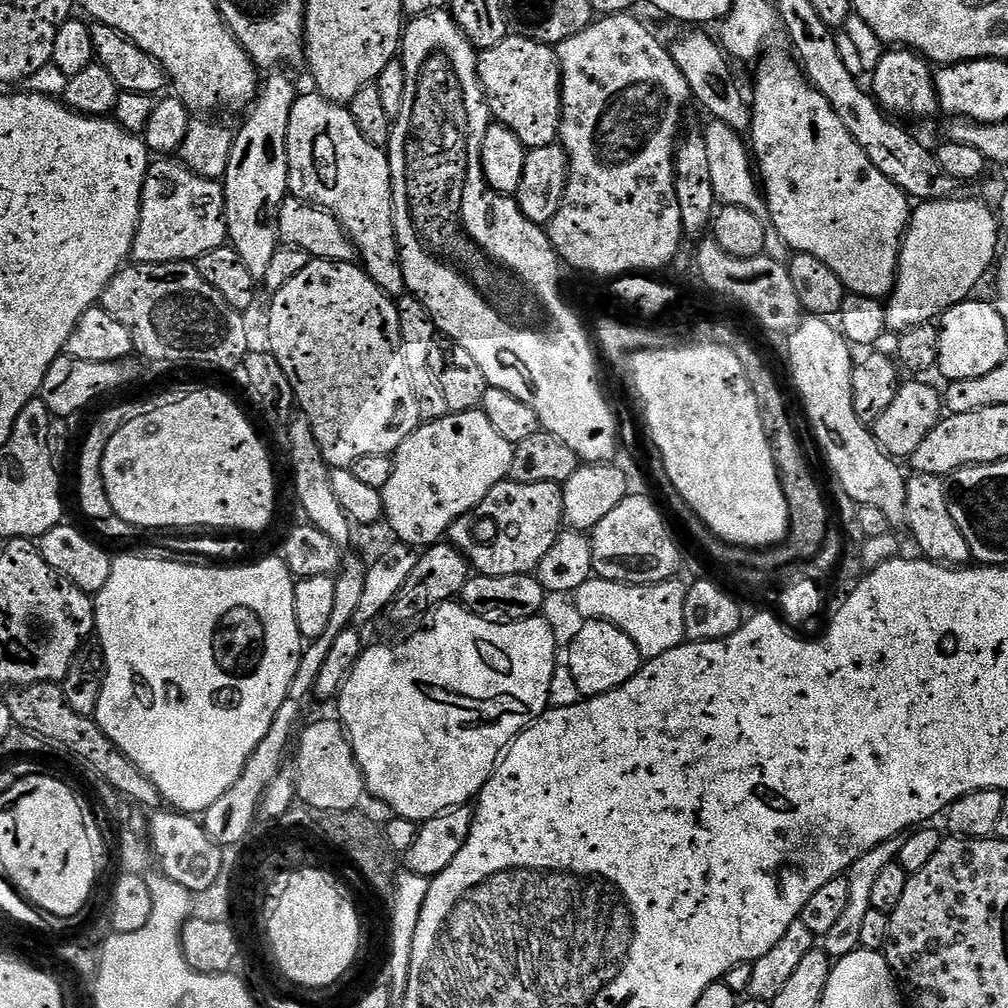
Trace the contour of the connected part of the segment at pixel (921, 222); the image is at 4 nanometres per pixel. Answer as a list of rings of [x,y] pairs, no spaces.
[[[956,199],[925,200],[911,209],[904,241],[900,244],[896,285],[884,304],[889,333],[899,334],[914,326],[933,323],[946,310],[969,299],[975,293],[972,291],[983,282],[984,275],[993,271],[1002,244],[1002,229],[995,211],[980,200]]]

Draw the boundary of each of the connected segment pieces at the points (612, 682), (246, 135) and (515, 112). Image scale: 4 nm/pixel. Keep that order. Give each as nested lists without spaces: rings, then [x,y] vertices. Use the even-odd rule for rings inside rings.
[[[587,620],[566,650],[569,668],[577,680],[581,697],[600,696],[627,682],[640,672],[644,659],[638,648],[622,630],[605,620]]]
[[[276,70],[263,77],[256,93],[256,99],[247,109],[248,117],[244,125],[235,129],[230,150],[230,163],[226,165],[226,174],[223,178],[224,185],[224,217],[228,223],[228,242],[247,270],[258,282],[263,281],[267,265],[273,258],[278,247],[278,217],[280,206],[289,195],[288,191],[288,127],[290,126],[290,110],[294,106],[298,89],[288,76],[283,76],[283,71]]]
[[[510,34],[498,42],[498,46],[490,46],[477,55],[476,69],[484,100],[488,103],[491,119],[495,123],[514,130],[525,149],[557,143],[560,134],[560,63],[553,45]]]

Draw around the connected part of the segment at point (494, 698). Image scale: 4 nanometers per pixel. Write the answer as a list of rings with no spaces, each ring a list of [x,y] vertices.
[[[449,602],[436,605],[427,620],[428,625],[425,628],[420,628],[413,636],[406,637],[400,645],[376,644],[373,648],[372,645],[365,647],[354,670],[346,678],[338,693],[338,701],[340,700],[338,719],[344,725],[348,740],[352,743],[356,761],[364,775],[365,789],[371,795],[373,792],[386,807],[393,808],[391,811],[395,815],[417,822],[434,818],[451,808],[465,807],[469,802],[475,801],[492,776],[508,745],[515,740],[519,732],[529,728],[543,712],[548,711],[550,678],[554,678],[554,670],[558,666],[554,630],[545,622],[542,615],[532,616],[529,620],[497,622],[492,618],[477,616],[475,612],[459,602]]]

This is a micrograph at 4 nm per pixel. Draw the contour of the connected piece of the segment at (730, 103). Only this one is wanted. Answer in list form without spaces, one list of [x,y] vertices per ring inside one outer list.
[[[688,30],[684,40],[676,40],[670,44],[670,51],[678,70],[682,70],[682,78],[692,91],[692,100],[700,103],[709,112],[712,120],[721,120],[732,127],[736,133],[744,134],[752,127],[752,109],[749,101],[740,92],[736,92],[736,84],[732,81],[732,68],[729,57],[715,39],[707,36],[704,30]]]

